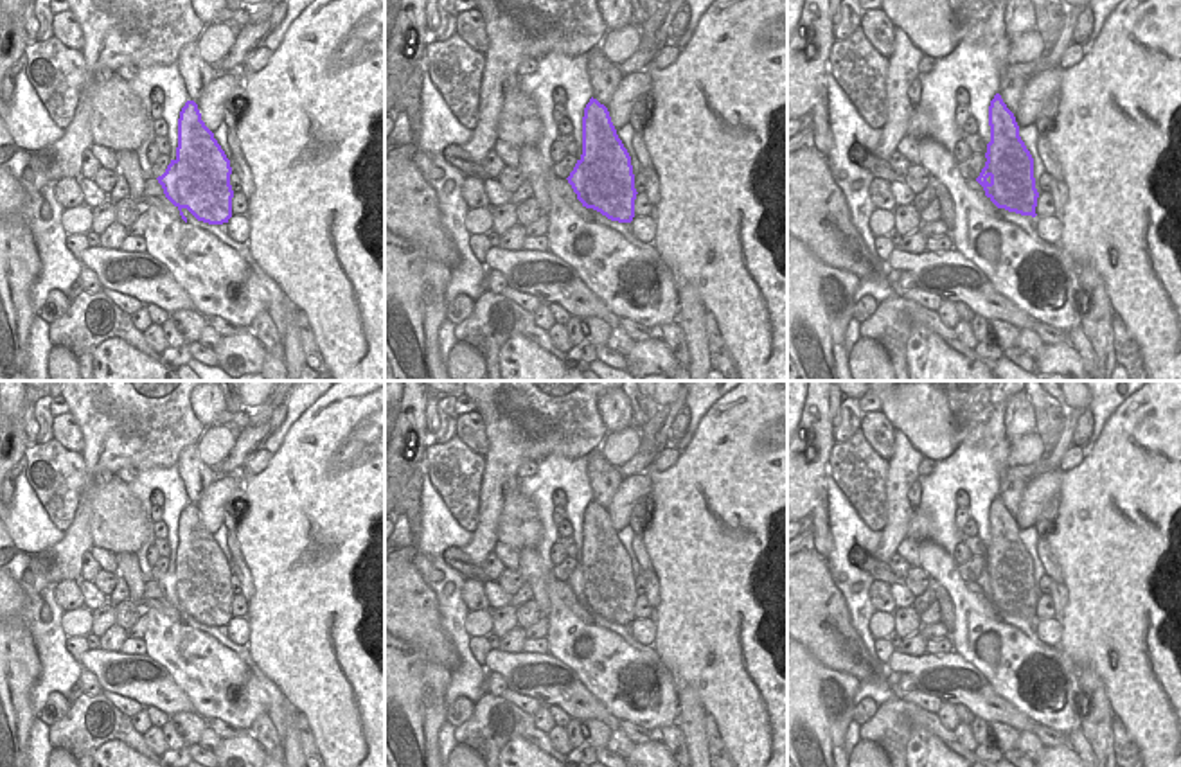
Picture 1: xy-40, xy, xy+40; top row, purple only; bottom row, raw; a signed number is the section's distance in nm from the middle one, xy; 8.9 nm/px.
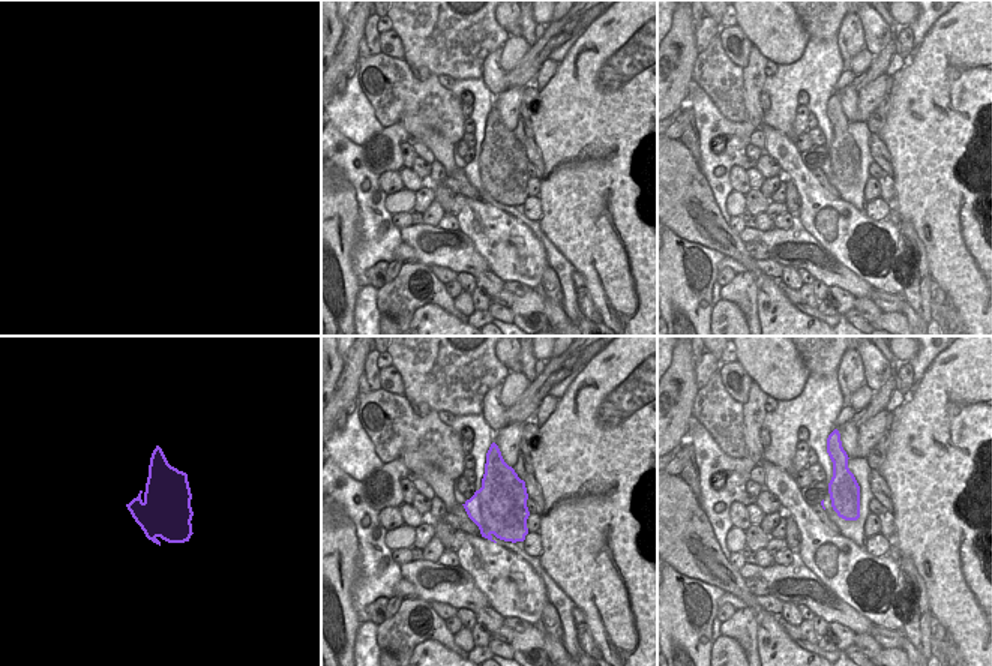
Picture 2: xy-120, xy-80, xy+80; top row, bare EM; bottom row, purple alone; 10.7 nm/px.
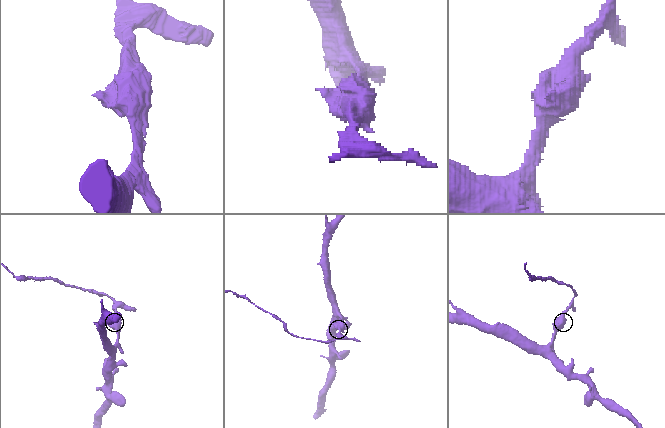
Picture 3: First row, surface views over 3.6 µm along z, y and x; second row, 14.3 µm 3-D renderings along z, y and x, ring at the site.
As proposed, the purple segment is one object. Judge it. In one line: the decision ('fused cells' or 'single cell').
fused cells

